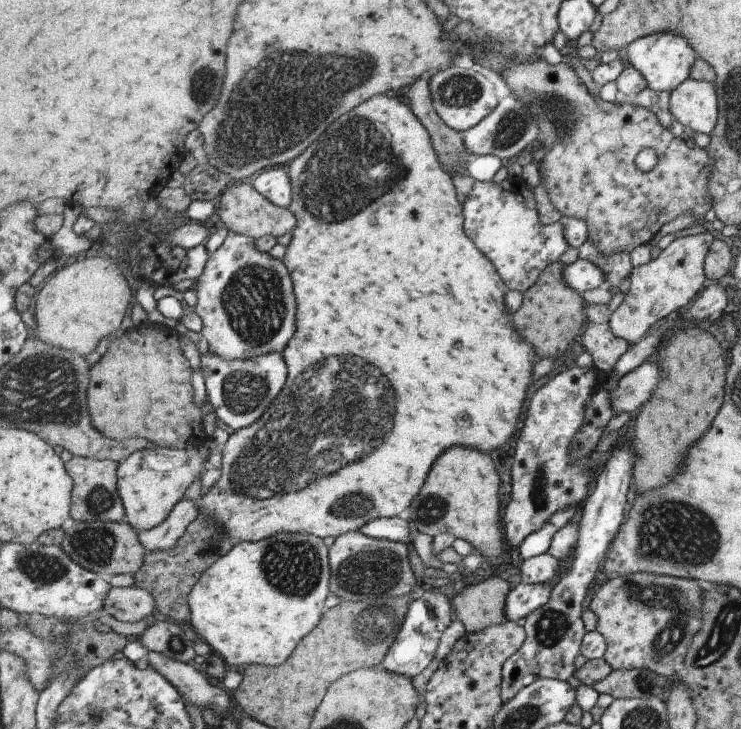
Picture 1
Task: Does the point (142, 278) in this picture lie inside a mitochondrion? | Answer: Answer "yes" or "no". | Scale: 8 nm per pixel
no

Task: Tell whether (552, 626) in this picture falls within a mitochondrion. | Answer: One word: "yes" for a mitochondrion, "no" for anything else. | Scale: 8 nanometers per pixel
yes

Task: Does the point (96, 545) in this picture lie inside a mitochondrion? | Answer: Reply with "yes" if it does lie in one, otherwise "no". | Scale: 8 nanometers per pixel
yes

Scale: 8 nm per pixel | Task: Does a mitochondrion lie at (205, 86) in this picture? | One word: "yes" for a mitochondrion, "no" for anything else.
yes

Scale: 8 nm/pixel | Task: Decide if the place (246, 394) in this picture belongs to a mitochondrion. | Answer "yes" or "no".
yes

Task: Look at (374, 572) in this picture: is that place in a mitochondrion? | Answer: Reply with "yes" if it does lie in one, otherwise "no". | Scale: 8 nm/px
yes

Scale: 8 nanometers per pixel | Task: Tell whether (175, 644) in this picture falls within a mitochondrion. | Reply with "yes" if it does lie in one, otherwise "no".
yes

